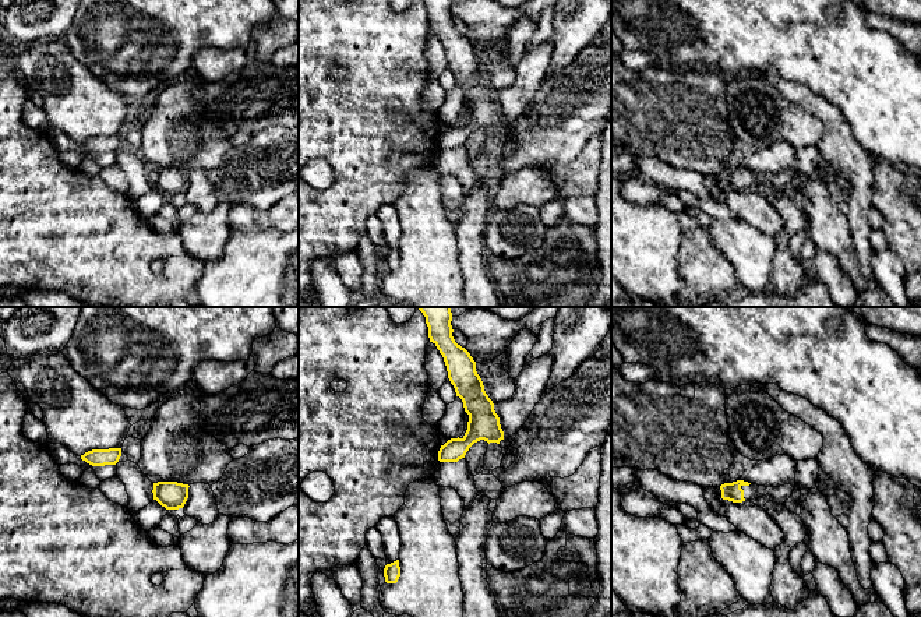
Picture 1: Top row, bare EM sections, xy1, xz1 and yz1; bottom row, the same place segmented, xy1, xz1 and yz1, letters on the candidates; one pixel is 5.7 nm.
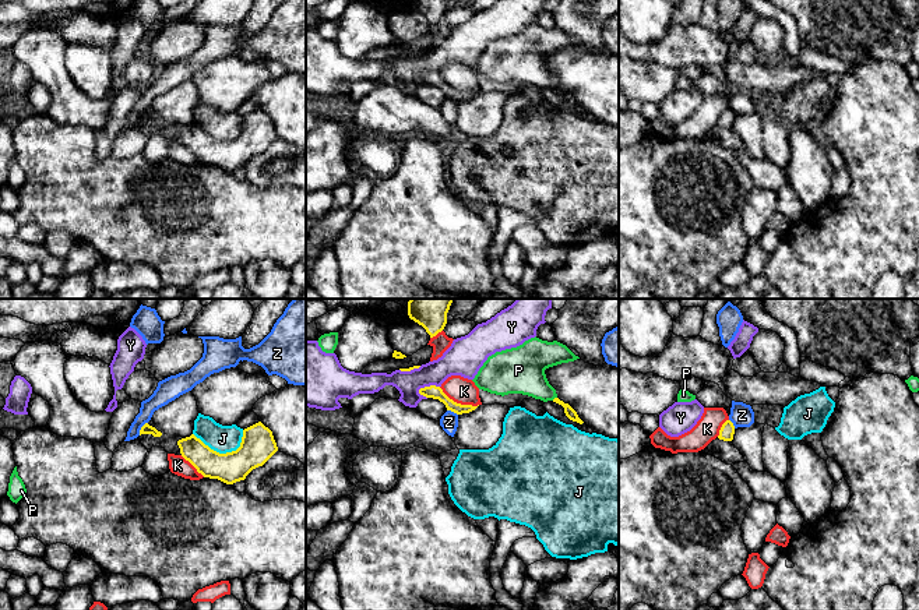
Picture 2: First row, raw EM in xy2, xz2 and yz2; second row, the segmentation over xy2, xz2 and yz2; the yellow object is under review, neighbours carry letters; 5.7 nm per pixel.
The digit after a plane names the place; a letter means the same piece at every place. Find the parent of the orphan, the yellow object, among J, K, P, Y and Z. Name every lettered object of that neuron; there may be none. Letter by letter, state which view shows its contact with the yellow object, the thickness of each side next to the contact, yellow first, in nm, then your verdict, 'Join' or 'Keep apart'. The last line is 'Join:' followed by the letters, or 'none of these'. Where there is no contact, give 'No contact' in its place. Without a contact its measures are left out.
J: Touches yellow in xy2. Thickness 200 nm (yellow) against 160 nm. Keep apart
K: Touches yellow in xz2. Thickness 80 nm (yellow) against 150 nm. Keep apart
P: Touches yellow in xz2. Thickness 60 nm (yellow) against 280 nm. Keep apart
Y: Touches yellow in xz2. Thickness 80 nm (yellow) against 190 nm. Keep apart
Z: Touches yellow in xy2. Thickness 60 nm (yellow) against 120 nm. Keep apart
Join: none of these

